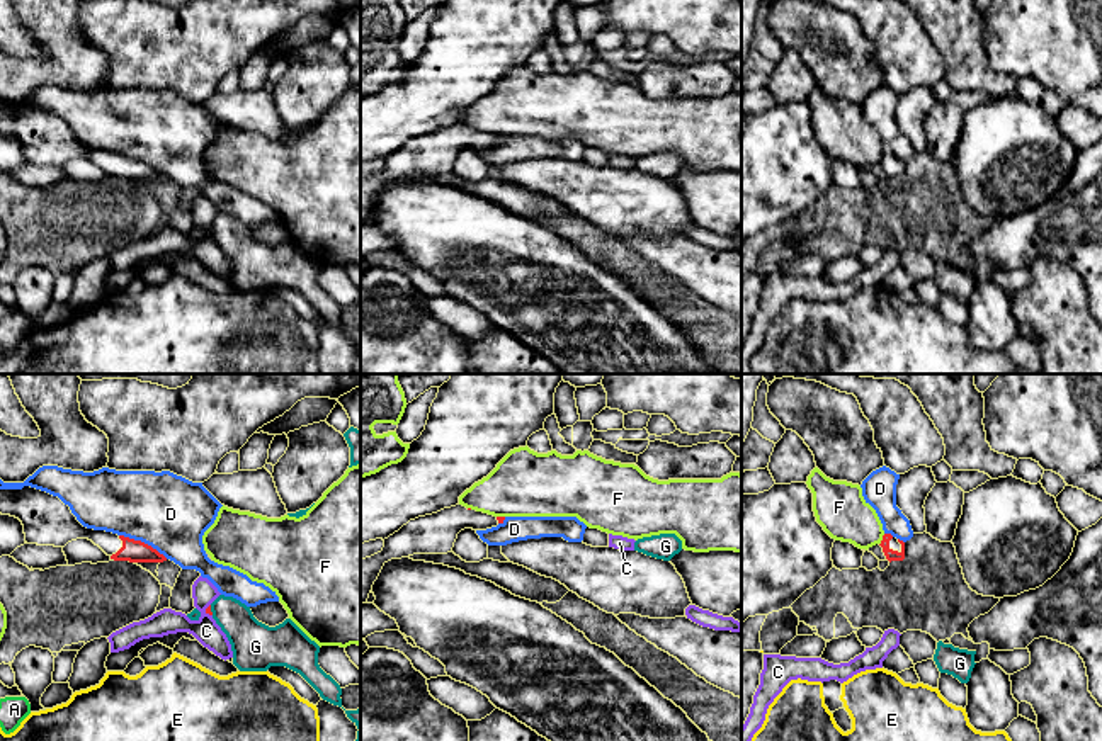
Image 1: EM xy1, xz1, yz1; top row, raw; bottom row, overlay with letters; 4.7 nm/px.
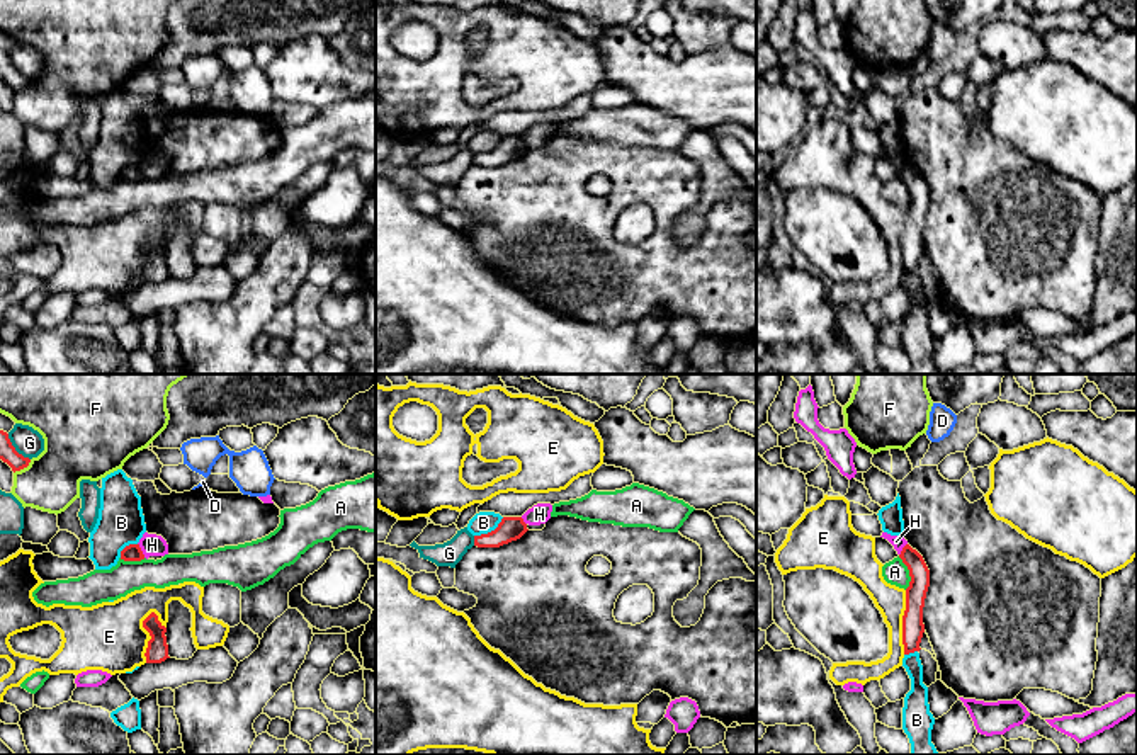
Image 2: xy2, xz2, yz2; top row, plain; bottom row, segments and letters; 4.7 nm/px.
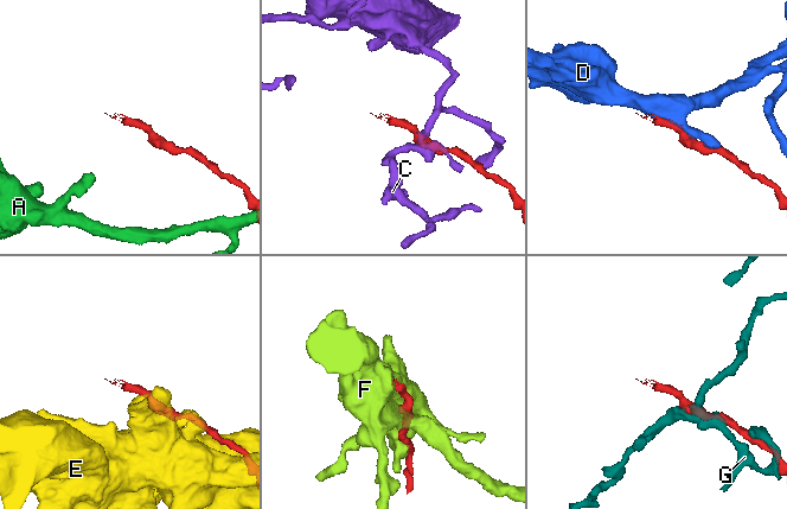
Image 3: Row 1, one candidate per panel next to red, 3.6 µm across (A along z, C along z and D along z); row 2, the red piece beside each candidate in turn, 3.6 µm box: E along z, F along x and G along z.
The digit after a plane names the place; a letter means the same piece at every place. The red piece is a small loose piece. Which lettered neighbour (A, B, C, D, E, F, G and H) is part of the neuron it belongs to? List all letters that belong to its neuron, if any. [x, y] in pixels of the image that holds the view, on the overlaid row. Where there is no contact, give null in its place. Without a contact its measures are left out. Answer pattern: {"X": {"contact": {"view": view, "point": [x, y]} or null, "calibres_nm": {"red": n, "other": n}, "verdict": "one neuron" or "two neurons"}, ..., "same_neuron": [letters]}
{"A": {"contact": {"view": "yz2", "point": [910, 573]}, "calibres_nm": {"red": 100, "other": 120}, "verdict": "two neurons"}, "B": {"contact": {"view": "xz2", "point": [492, 531]}, "calibres_nm": {"red": 110, "other": 110}, "verdict": "two neurons"}, "C": {"contact": {"view": "xy1", "point": [206, 610]}, "calibres_nm": {"red": 30, "other": 120}, "verdict": "two neurons"}, "D": {"contact": {"view": "xy1", "point": [143, 543]}, "calibres_nm": {"red": 110, "other": 360}, "verdict": "two neurons"}, "E": {"contact": {"view": "xy2", "point": [150, 635]}, "calibres_nm": {"red": 110, "other": 320}, "verdict": "two neurons"}, "F": {"contact": {"view": "xy2", "point": [22, 468]}, "calibres_nm": {"red": 80, "other": 280}, "verdict": "two neurons"}, "G": {"contact": {"view": "xz2", "point": [475, 541]}, "calibres_nm": {"red": 110, "other": 120}, "verdict": "two neurons"}, "H": {"contact": {"view": "xy2", "point": [140, 550]}, "calibres_nm": {"red": 80, "other": 110}, "verdict": "two neurons"}, "same_neuron": []}

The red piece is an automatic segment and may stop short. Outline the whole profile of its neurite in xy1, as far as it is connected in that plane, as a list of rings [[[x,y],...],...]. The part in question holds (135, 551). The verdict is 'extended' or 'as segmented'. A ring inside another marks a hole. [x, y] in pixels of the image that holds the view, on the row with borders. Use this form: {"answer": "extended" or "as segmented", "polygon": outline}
{"answer": "extended", "polygon": [[[31,486],[0,489],[0,513],[22,522],[27,544],[65,547],[71,540],[88,539],[114,561],[167,561],[163,554],[141,540],[83,527],[58,496]]]}

